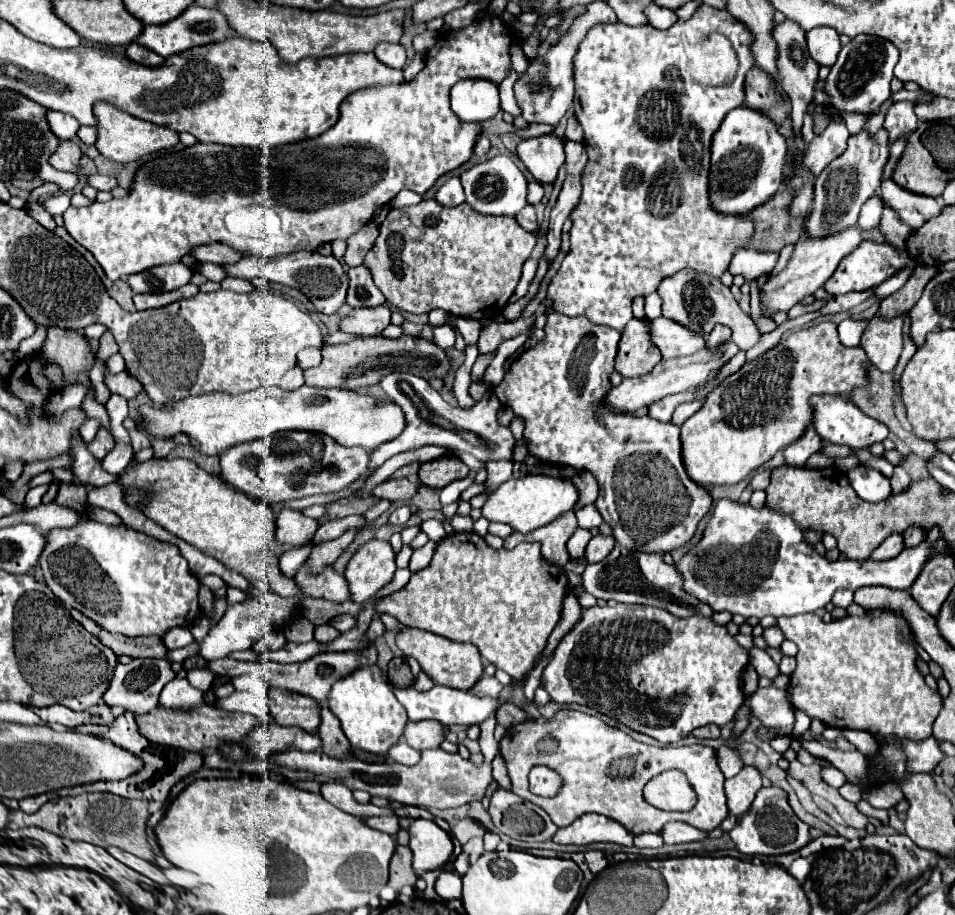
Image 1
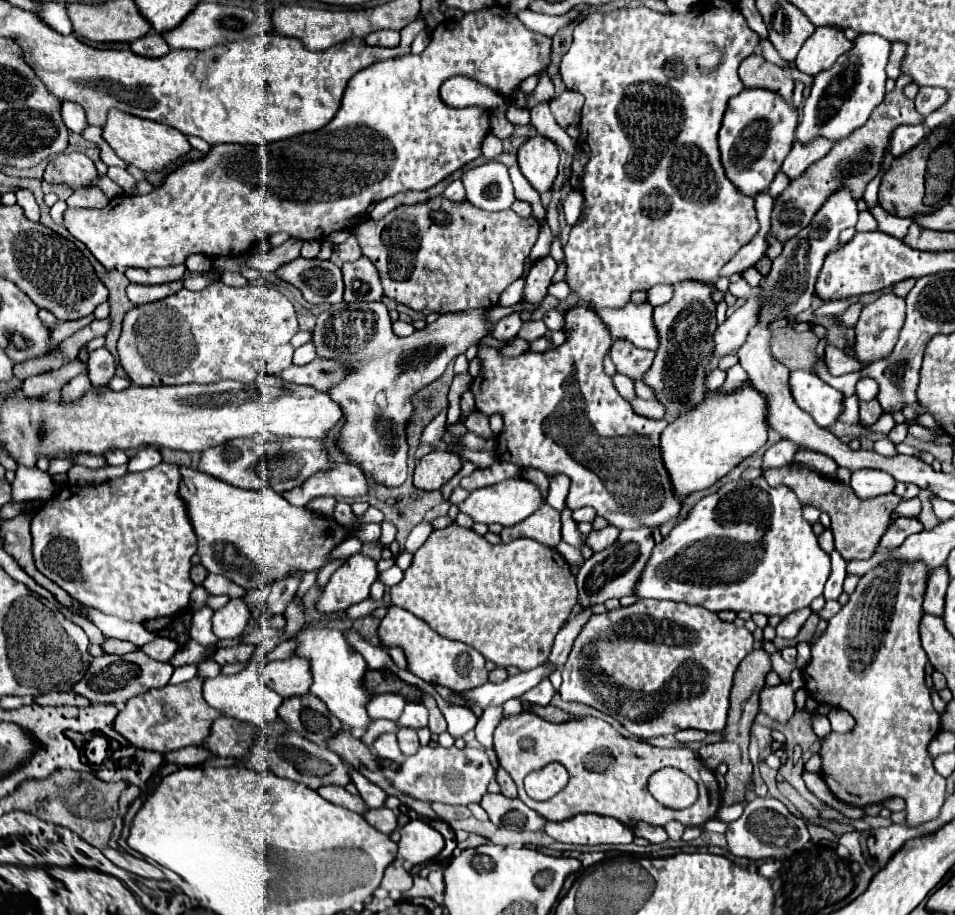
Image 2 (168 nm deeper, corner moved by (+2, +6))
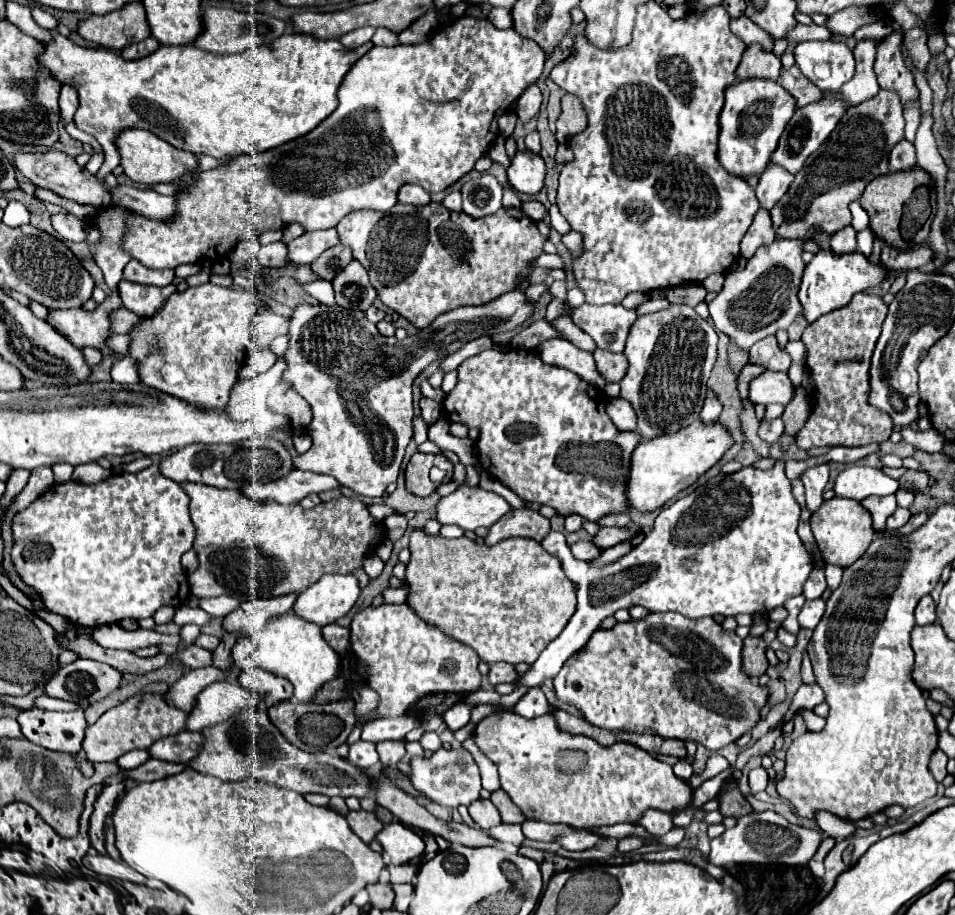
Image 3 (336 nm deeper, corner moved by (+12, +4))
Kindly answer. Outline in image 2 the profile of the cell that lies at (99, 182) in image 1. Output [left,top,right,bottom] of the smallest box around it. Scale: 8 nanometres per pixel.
[108,166,136,196]

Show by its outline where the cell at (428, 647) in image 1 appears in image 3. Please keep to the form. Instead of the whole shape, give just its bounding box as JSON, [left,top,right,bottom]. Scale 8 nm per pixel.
[350,604,482,720]

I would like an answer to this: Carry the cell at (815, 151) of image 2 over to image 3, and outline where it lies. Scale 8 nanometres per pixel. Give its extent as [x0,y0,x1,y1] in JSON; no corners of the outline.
[756,162,794,210]

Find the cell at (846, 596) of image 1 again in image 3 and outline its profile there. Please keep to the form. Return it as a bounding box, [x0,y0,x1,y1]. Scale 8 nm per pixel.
[804,566,826,600]

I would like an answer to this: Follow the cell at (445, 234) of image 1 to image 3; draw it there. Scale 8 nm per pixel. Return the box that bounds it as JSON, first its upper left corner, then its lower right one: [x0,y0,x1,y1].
[336,202,544,328]

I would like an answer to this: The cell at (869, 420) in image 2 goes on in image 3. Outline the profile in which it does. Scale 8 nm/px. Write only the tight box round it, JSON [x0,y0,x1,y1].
[796,292,892,448]

